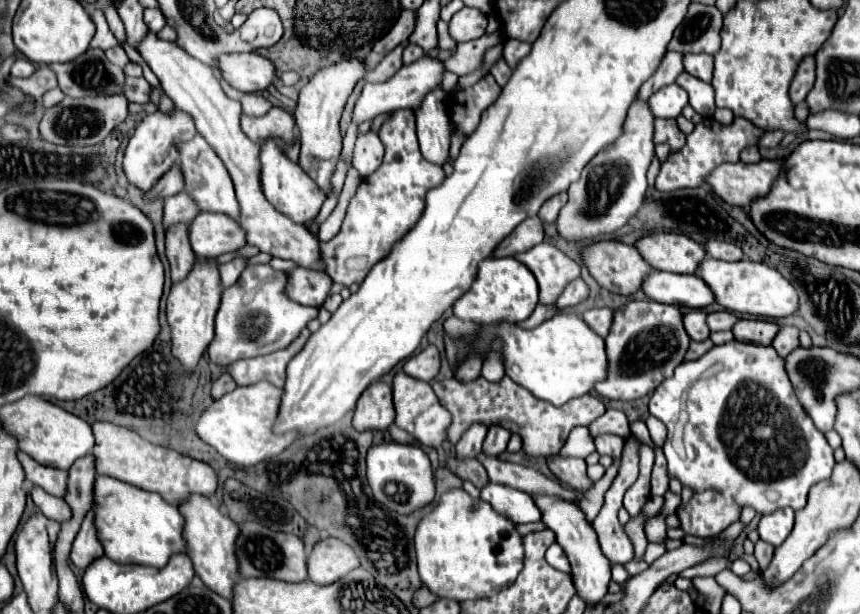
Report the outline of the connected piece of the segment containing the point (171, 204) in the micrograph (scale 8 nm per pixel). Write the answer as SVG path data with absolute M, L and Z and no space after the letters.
M179 192L175 196L169 196L165 200L165 216L163 216L163 224L165 228L177 222L191 222L201 210L195 208L195 200L191 200L191 196L187 196L187 192Z

